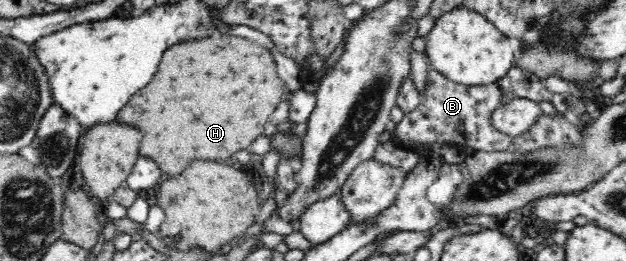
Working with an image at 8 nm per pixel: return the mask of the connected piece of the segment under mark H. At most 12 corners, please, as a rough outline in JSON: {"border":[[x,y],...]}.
{"border":[[168,48],[117,120],[165,174],[227,160],[285,94],[269,49]]}

